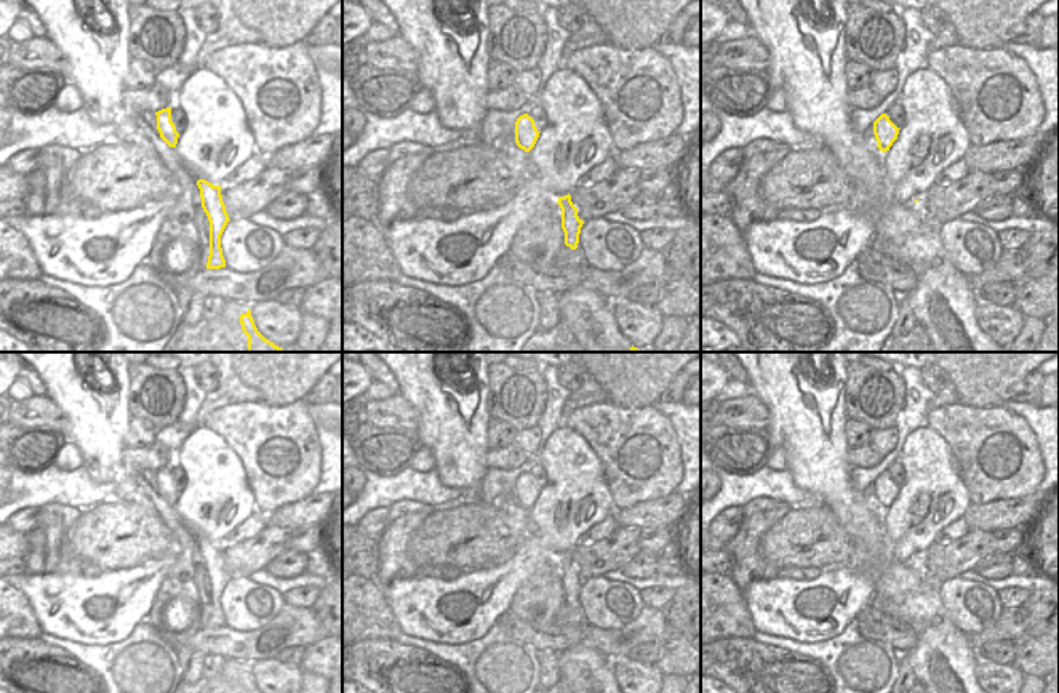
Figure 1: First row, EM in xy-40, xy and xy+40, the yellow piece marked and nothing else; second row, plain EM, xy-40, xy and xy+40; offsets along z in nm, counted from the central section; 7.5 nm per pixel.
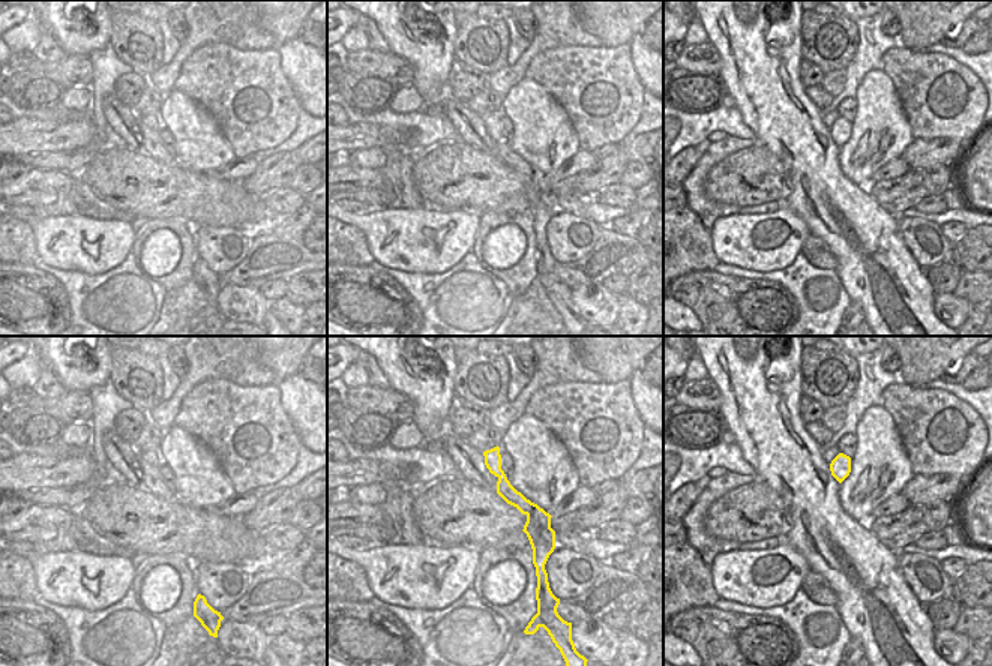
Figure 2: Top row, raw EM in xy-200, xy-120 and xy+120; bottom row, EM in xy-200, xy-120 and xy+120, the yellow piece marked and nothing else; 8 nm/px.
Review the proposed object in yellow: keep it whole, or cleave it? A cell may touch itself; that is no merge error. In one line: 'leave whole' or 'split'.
split

